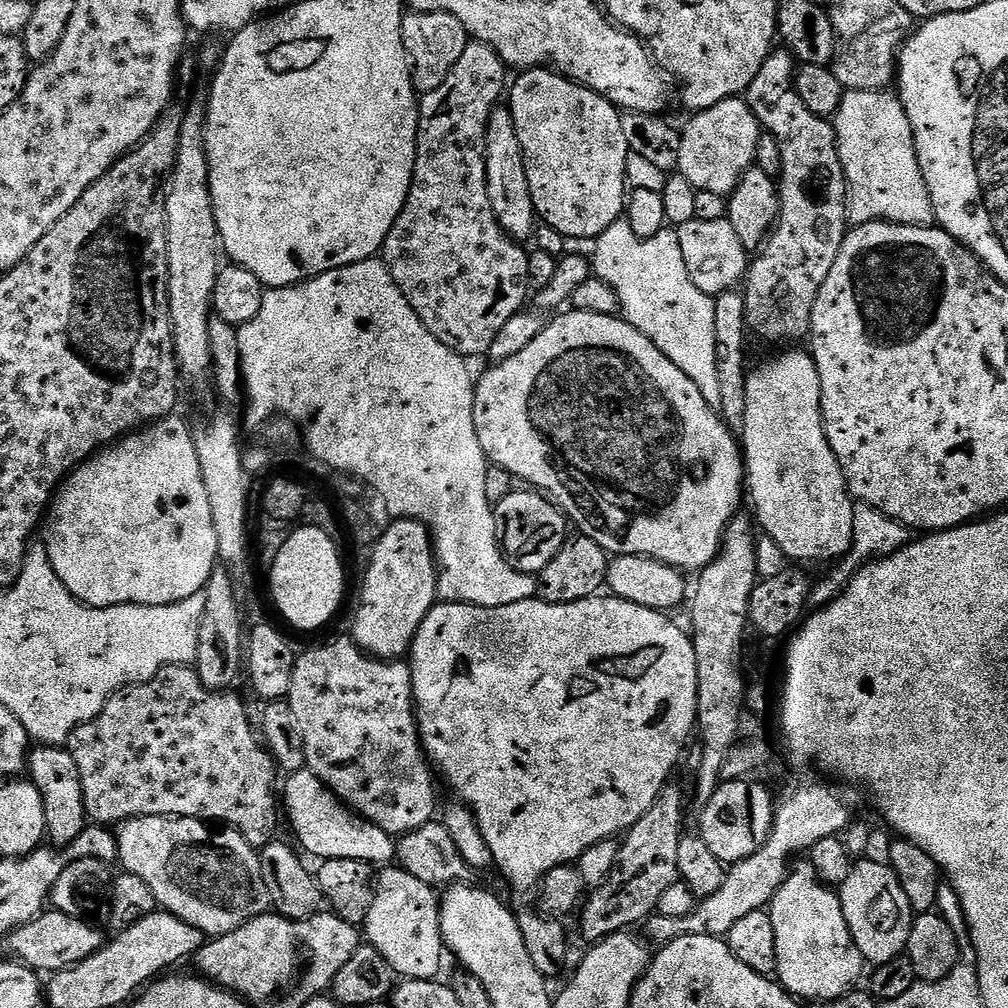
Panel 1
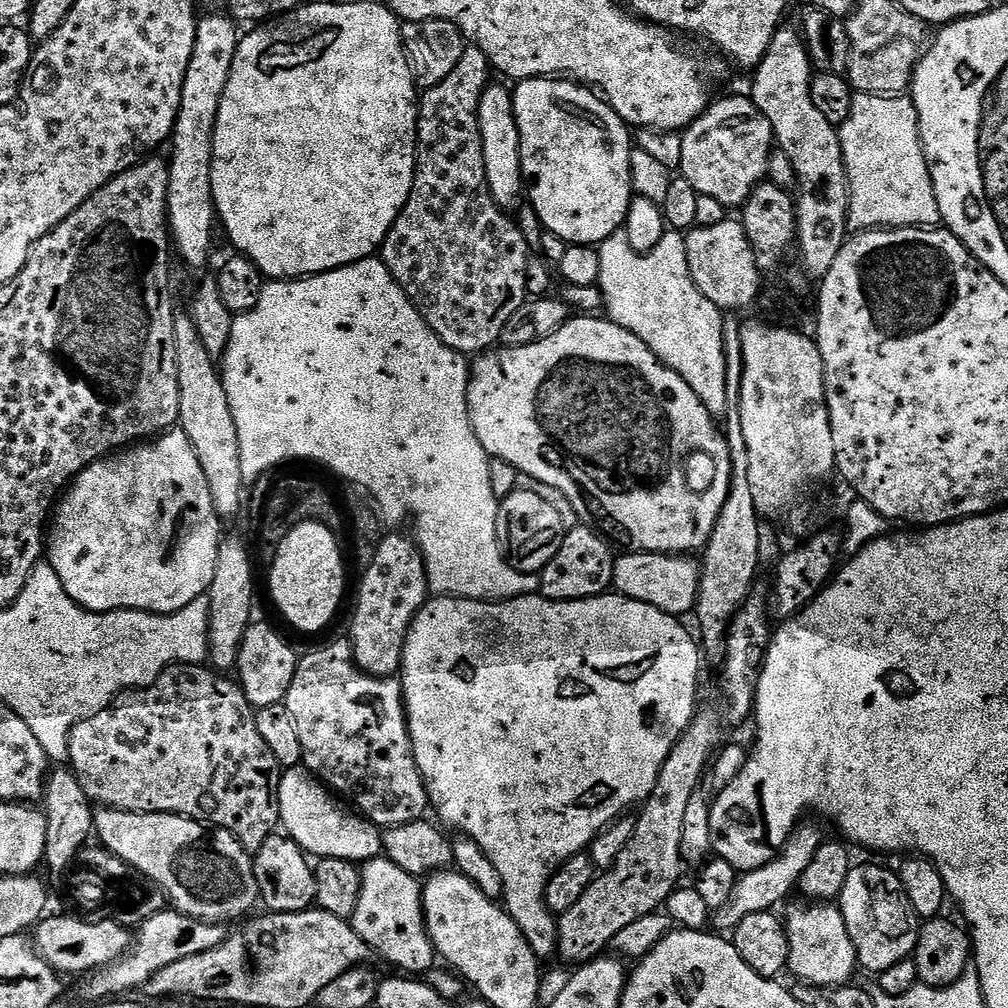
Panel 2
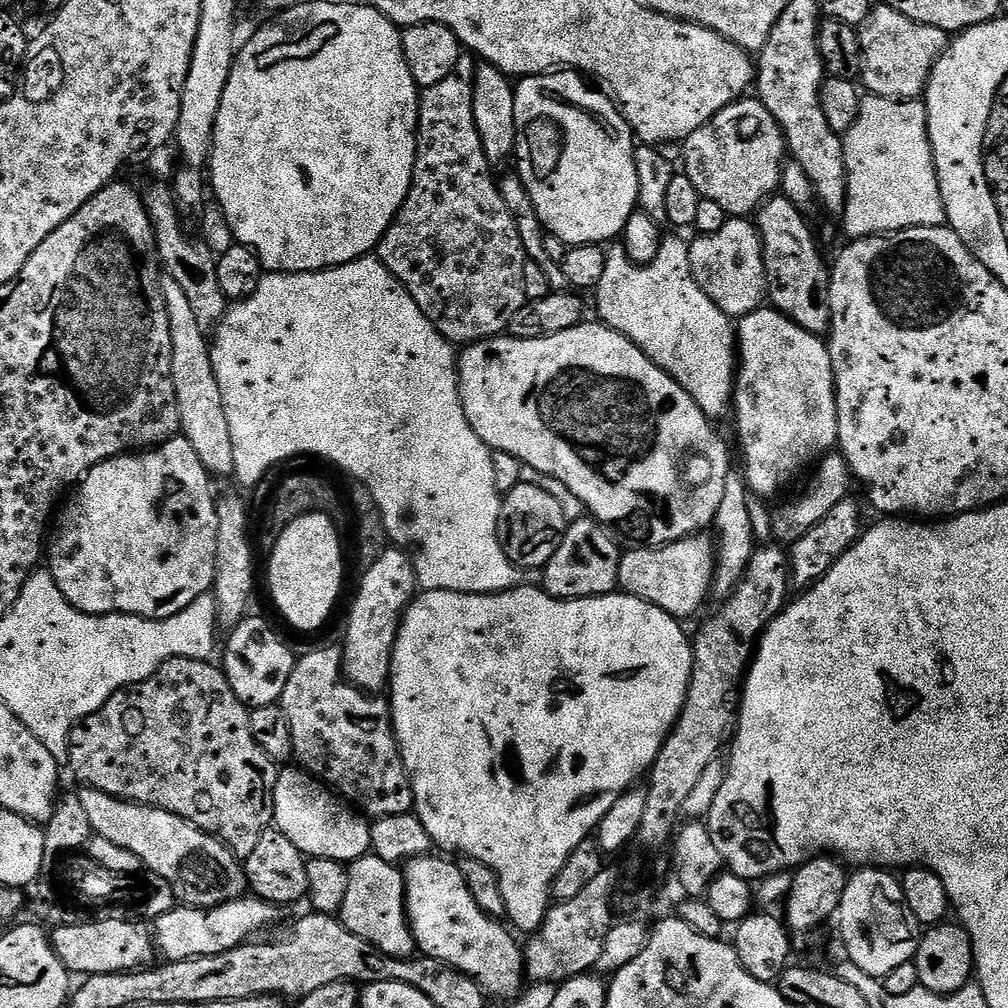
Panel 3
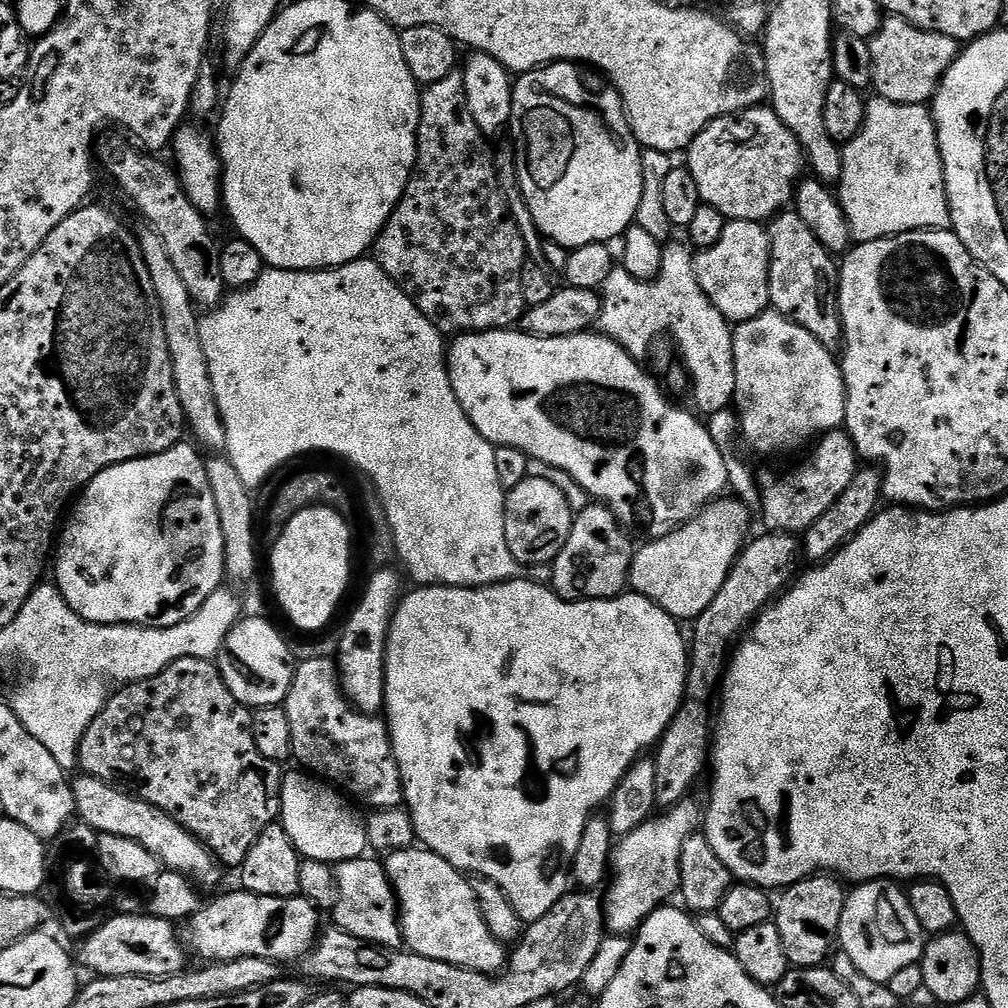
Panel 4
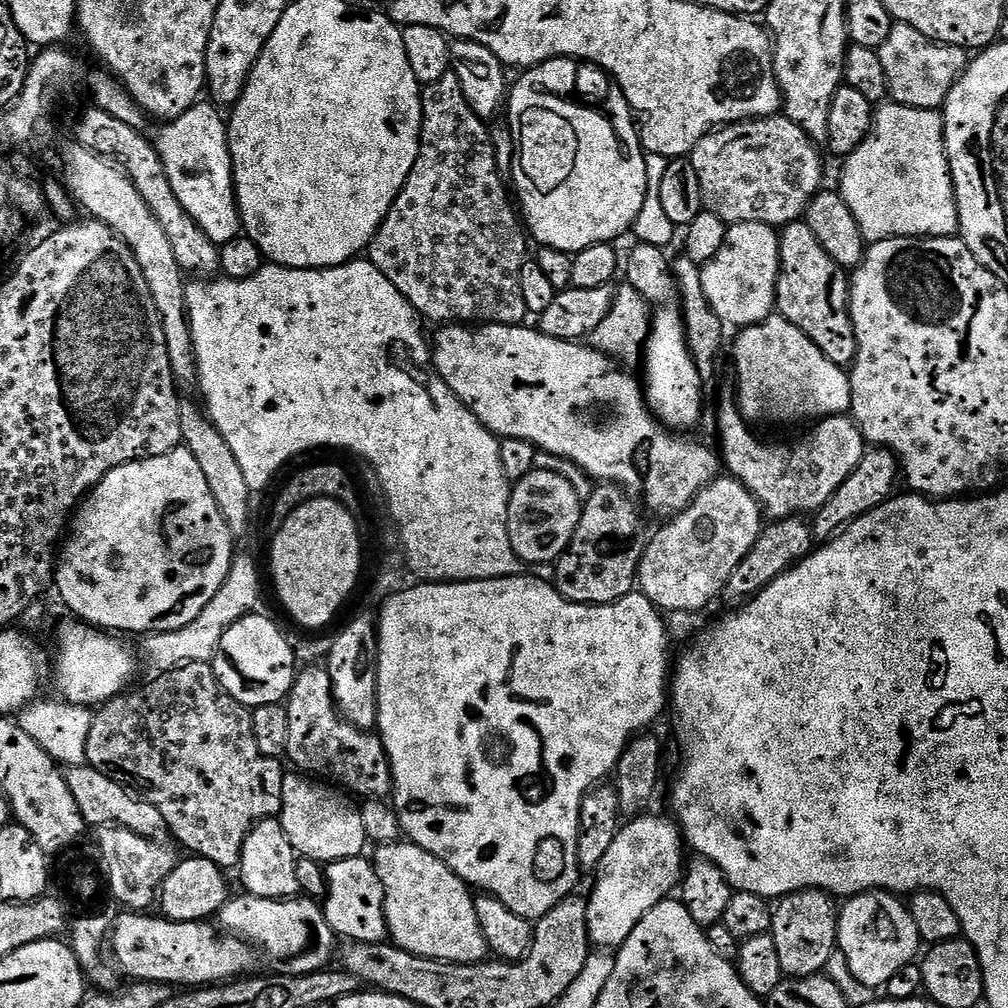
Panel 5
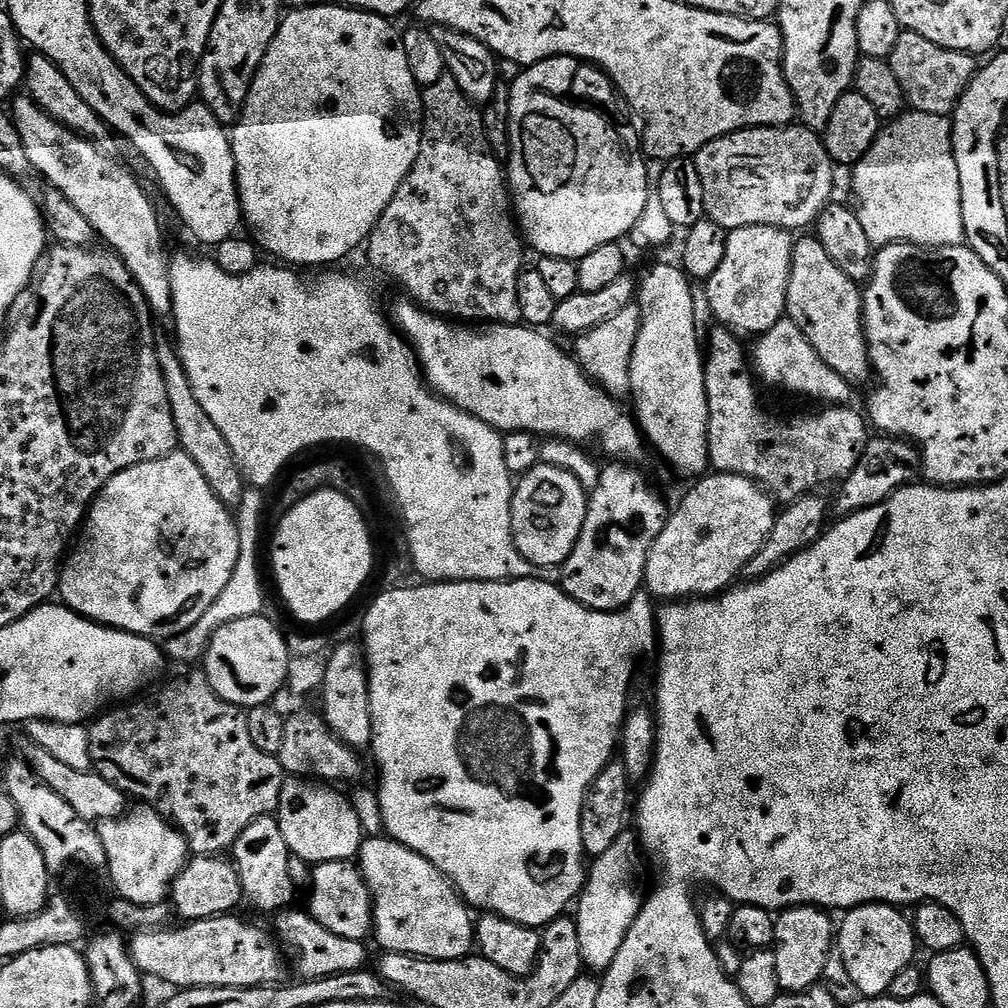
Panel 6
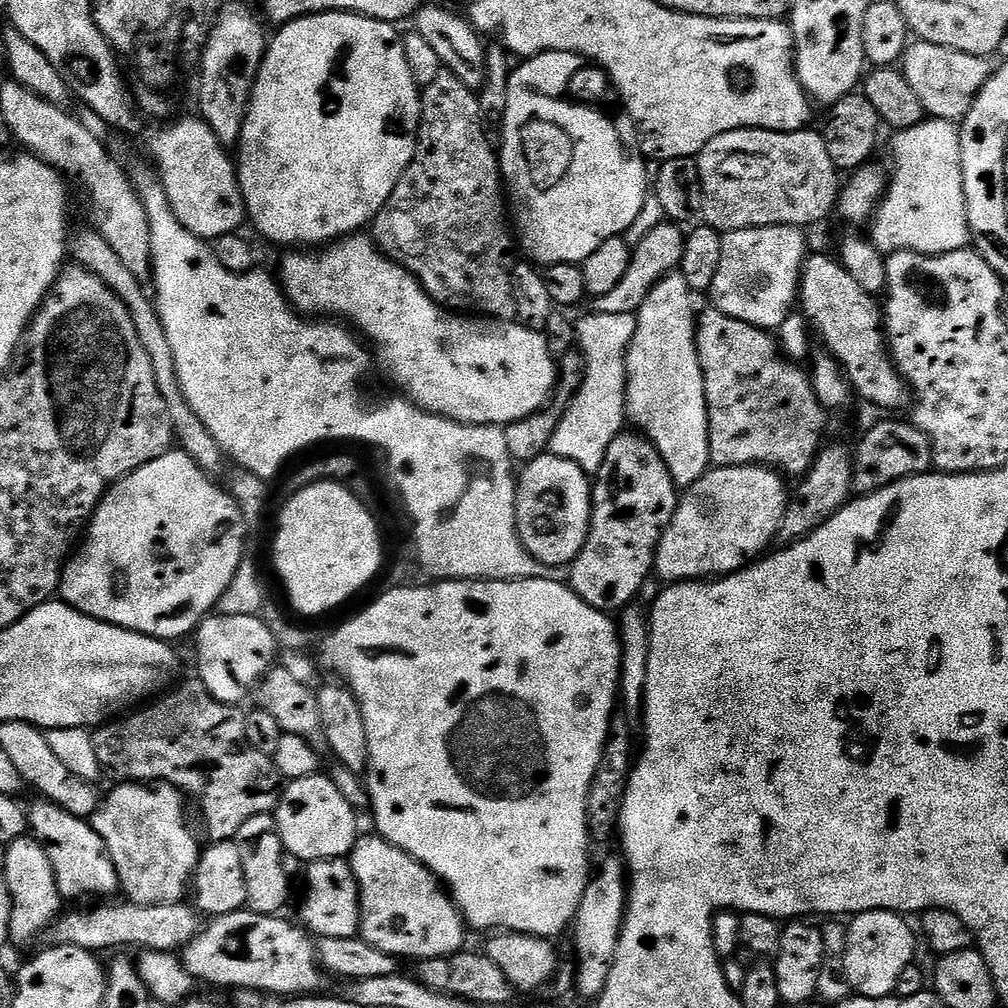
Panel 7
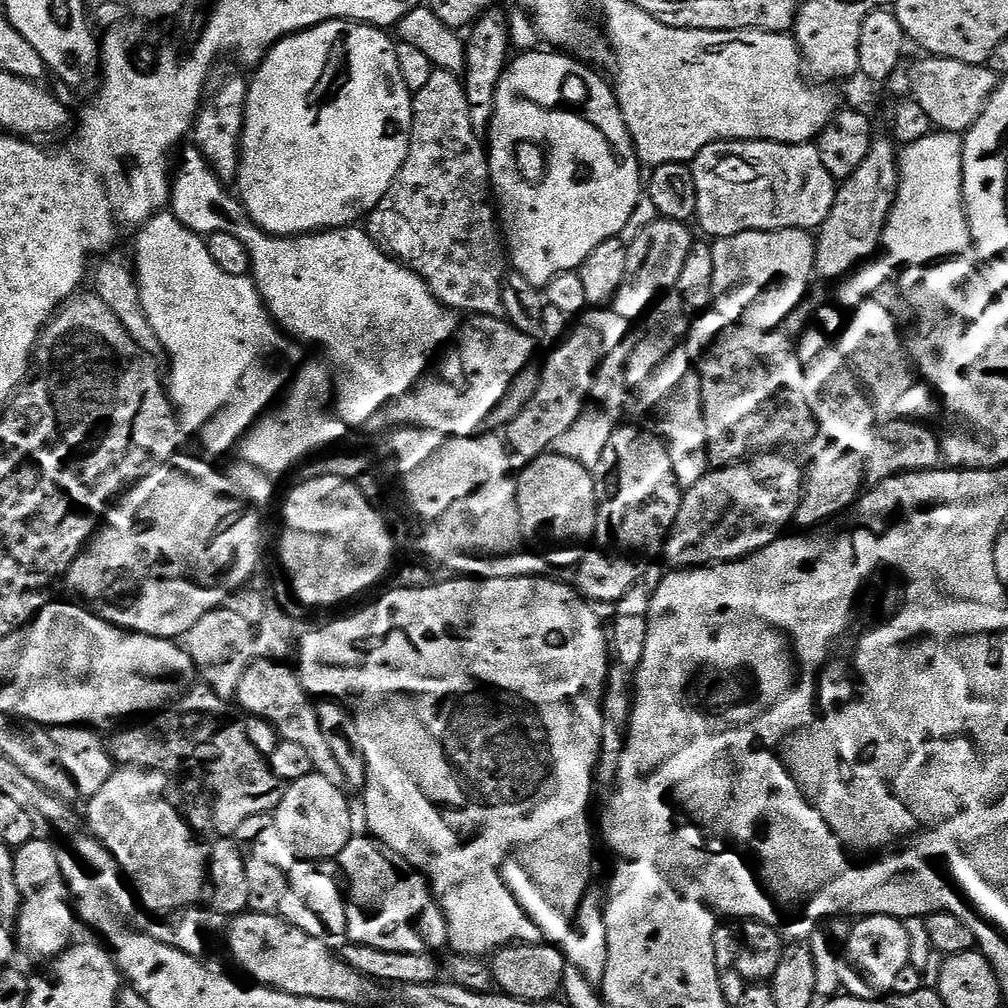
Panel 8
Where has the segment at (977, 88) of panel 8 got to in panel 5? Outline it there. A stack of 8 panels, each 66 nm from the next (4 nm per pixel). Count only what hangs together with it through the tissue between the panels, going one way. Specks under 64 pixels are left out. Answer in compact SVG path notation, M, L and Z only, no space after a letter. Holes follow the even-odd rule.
M893 23L890 38L879 48L882 58L882 71L886 74L888 95L897 104L911 108L931 108L940 110L960 75L970 63L969 49L940 44L926 38L909 24Z

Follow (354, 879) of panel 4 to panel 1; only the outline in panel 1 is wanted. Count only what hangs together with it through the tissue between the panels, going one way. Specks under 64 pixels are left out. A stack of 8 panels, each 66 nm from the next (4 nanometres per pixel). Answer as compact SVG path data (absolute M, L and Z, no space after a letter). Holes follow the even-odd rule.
M388 866L375 877L376 893L362 925L362 936L367 947L378 950L386 962L390 962L397 977L405 980L436 980L439 977L440 963L446 957L444 939L440 933L440 896L437 889L426 882L418 882L414 874L405 868Z

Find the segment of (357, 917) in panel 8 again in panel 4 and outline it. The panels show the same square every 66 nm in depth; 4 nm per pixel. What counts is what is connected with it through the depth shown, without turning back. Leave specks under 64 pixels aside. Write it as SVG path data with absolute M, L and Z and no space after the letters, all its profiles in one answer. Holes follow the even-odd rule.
M423 846L387 853L383 866L388 871L388 880L392 883L393 890L396 891L400 935L407 951L422 954L422 958L434 958L475 972L496 974L505 967L505 945L496 940L486 927L482 910L478 910L478 902L472 889L473 881L465 873L459 872L454 866L450 866L450 862L446 862L446 858Z

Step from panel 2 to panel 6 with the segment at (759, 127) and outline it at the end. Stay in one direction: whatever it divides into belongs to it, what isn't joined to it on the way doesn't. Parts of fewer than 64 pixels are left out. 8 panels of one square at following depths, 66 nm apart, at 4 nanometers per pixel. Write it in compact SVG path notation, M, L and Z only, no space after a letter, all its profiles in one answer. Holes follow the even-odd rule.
M744 128L708 143L695 157L698 178L702 178L704 214L725 230L746 226L774 226L797 230L815 225L820 212L833 199L832 171L834 165L824 149L824 141L811 128Z

